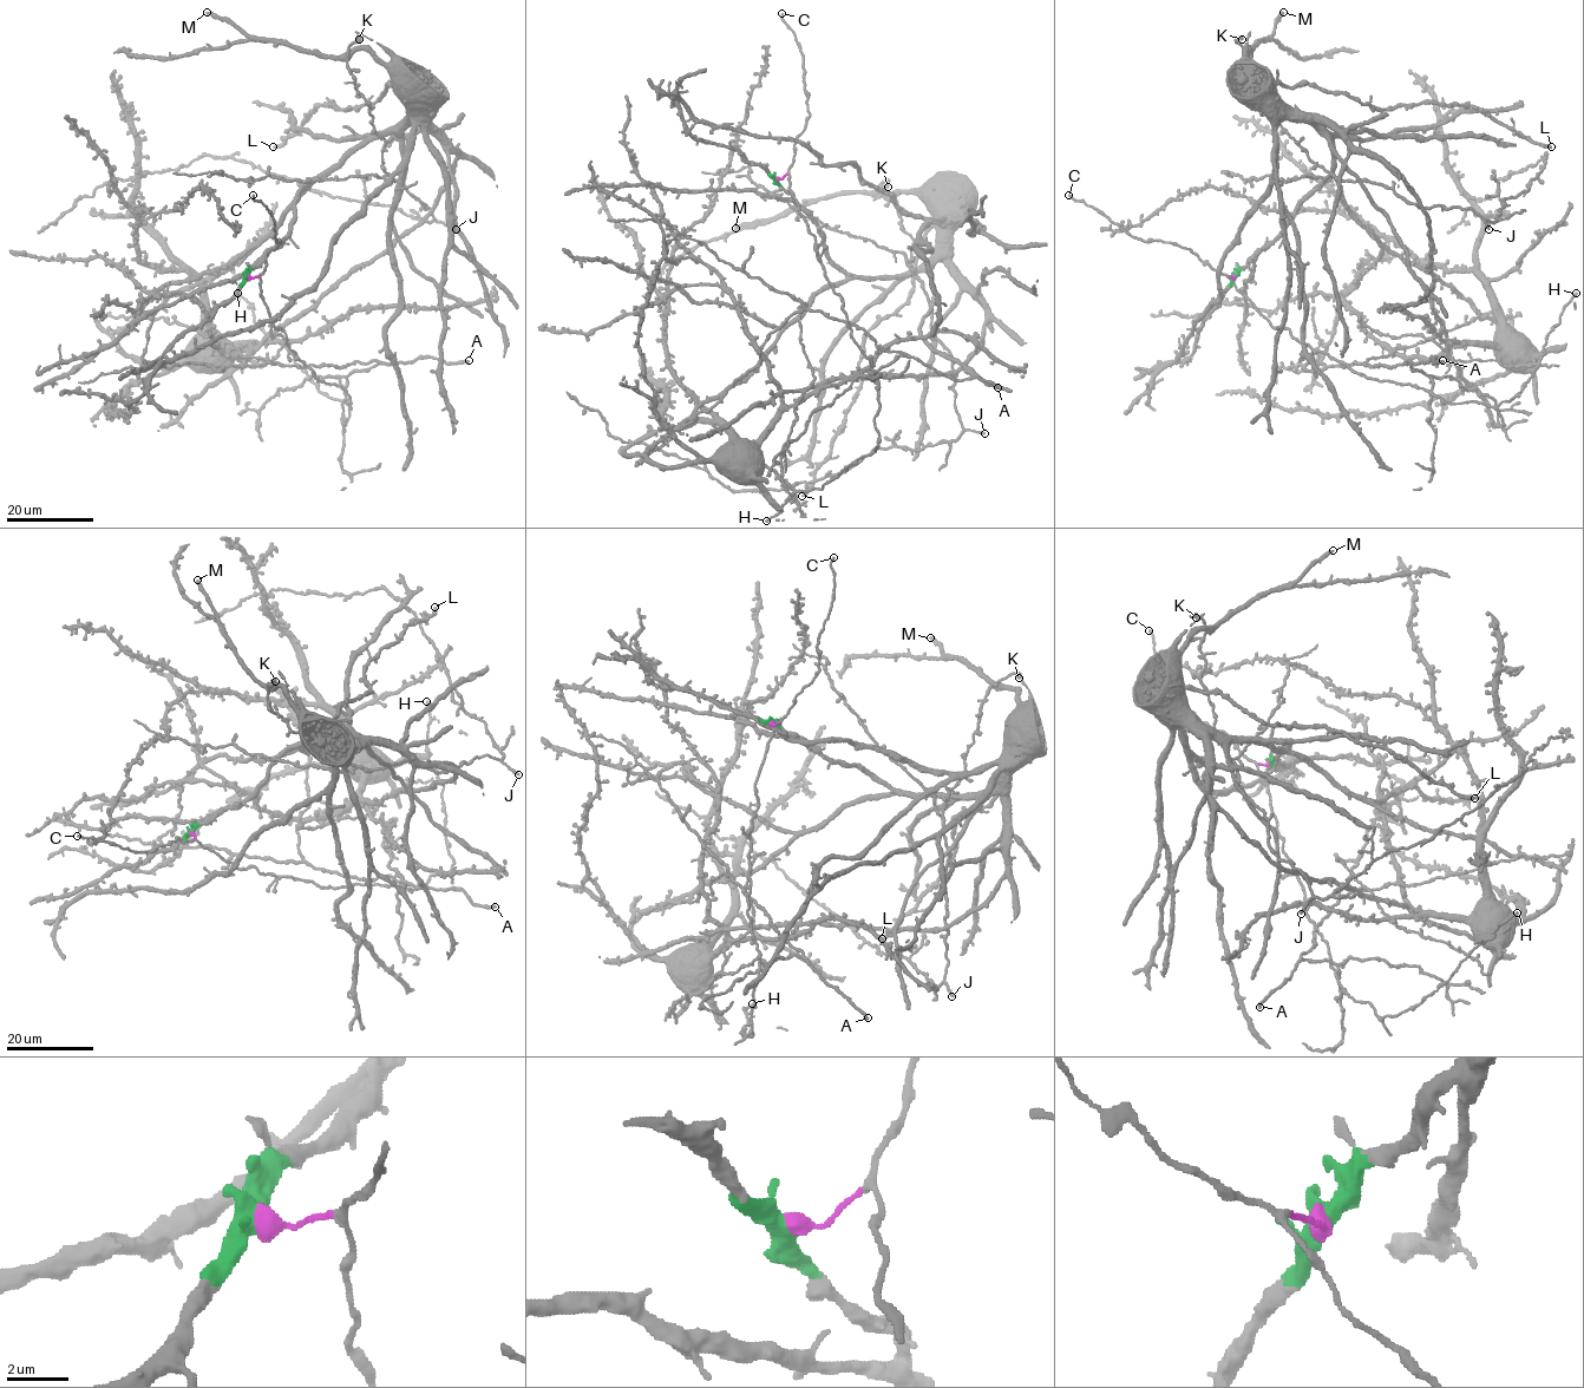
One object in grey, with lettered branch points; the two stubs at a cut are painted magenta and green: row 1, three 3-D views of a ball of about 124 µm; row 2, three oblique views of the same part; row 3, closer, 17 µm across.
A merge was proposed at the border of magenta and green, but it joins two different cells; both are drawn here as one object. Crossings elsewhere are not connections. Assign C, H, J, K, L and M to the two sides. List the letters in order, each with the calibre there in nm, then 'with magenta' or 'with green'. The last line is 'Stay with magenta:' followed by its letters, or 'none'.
C: calibre 180 nm; with magenta
H: calibre 240 nm; with magenta
J: calibre 240 nm; with green
K: calibre 440 nm; with green
L: calibre 280 nm; with green
M: calibre 280 nm; with green
Stay with magenta: C, H

